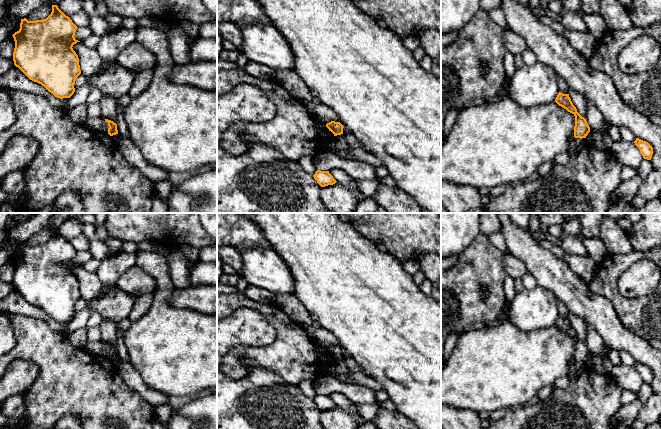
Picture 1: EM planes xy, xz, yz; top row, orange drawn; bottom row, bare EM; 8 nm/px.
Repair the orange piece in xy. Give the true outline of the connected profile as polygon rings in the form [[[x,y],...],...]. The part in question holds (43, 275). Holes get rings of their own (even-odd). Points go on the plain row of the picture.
[[[52,229],[52,236],[46,243],[36,245],[21,243],[20,253],[12,259],[15,265],[14,289],[55,321],[70,322],[75,316],[76,302],[81,298],[78,279],[72,272],[74,268],[80,266],[74,261],[77,252],[57,229]]]

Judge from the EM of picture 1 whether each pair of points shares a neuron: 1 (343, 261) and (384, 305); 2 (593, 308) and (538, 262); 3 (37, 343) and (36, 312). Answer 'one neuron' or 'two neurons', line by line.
1: one neuron
2: one neuron
3: two neurons

